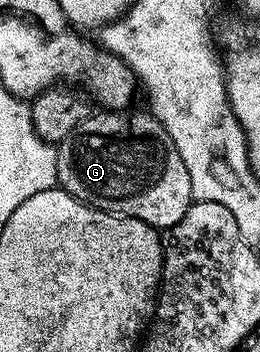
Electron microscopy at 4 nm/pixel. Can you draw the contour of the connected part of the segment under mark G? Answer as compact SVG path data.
M100 109L97 110L97 115L95 112L89 114L87 119L83 119L74 129L74 133L70 133L70 137L66 137L56 147L56 156L58 157L58 177L56 181L69 195L79 199L81 203L87 203L89 207L97 207L100 211L111 211L113 215L123 215L125 219L137 219L157 229L167 229L178 225L178 221L182 221L186 209L192 206L194 202L192 186L190 185L190 173L186 173L186 161L182 161L174 141L170 141L170 133L166 133L166 129L157 121L156 116L147 110L144 110L145 112L136 110L109 111Z

